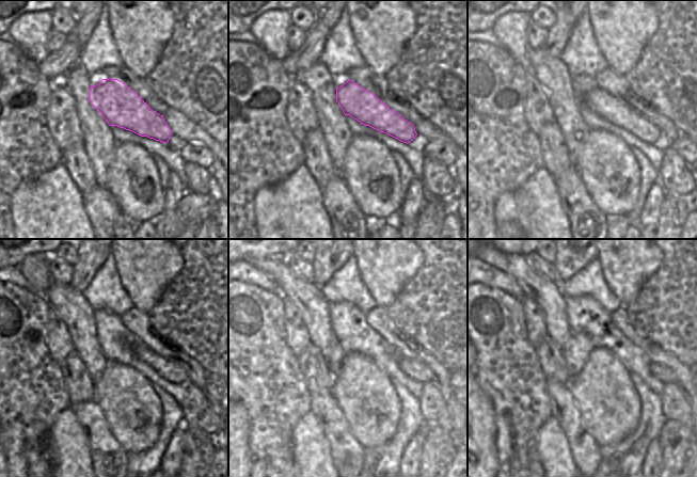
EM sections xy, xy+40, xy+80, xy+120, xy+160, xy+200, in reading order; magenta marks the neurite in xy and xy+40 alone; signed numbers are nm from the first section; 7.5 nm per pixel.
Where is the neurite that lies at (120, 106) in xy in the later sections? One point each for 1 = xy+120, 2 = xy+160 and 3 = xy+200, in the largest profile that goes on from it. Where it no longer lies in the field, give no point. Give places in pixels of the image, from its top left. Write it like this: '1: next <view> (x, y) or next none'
1: next xy+120 (171, 371)
2: next xy+160 (417, 371)
3: next xy+200 (661, 371)

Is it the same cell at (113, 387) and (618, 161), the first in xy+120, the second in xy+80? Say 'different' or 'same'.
same

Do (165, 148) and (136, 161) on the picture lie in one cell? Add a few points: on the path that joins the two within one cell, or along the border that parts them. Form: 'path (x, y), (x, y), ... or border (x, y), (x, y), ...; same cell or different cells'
border (129, 140), (140, 144), (151, 155); different cells

